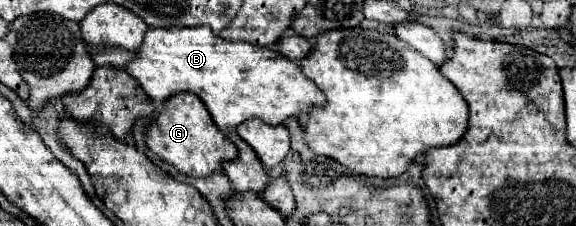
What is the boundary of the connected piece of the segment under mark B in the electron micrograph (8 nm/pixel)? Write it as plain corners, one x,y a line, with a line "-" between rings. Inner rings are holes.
206,26
148,28
136,58
126,62
124,70
158,102
166,102
180,92
196,94
222,132
228,132
228,128
232,130
250,118
278,126
284,124
286,118
326,102
324,94
304,76
300,66
280,56
278,50
230,42
214,36

